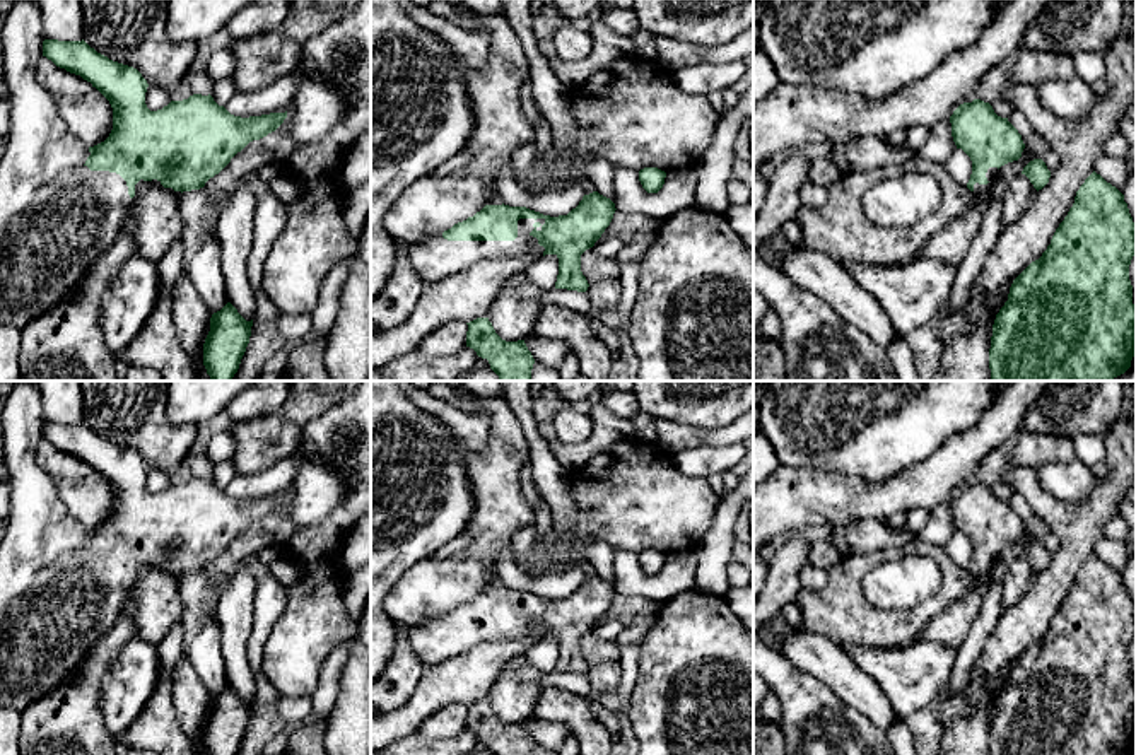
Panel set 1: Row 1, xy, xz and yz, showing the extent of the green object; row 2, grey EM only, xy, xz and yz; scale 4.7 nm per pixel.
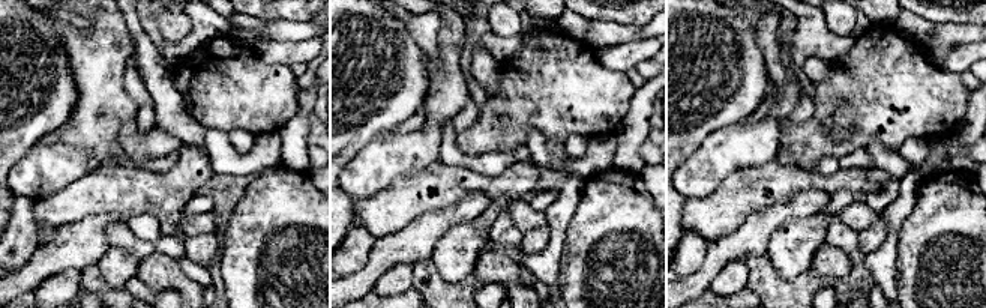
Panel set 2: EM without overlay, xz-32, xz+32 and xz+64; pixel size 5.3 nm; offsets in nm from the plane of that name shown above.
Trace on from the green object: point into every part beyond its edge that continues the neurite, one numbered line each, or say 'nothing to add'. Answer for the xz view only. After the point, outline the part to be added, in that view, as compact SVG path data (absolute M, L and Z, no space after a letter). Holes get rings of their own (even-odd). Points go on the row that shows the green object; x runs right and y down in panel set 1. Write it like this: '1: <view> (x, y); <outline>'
1: xz (434, 258); M519 219L518 237L514 241L448 241L442 237L442 232L429 236L420 243L408 244L408 260L424 285L436 284L480 260L519 256L526 249L535 248L538 244L538 239L530 234L535 229L535 222L540 222L543 225L545 219ZM542 225L536 227L536 231L542 231Z

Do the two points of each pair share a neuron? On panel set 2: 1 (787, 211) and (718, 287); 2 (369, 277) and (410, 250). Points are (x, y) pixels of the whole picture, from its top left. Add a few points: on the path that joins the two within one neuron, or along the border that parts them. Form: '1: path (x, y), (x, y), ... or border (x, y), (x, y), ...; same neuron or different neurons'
1: border (745, 260), (731, 260), (712, 281); different neurons
2: path (378, 266), (395, 250), (399, 250); same neuron

